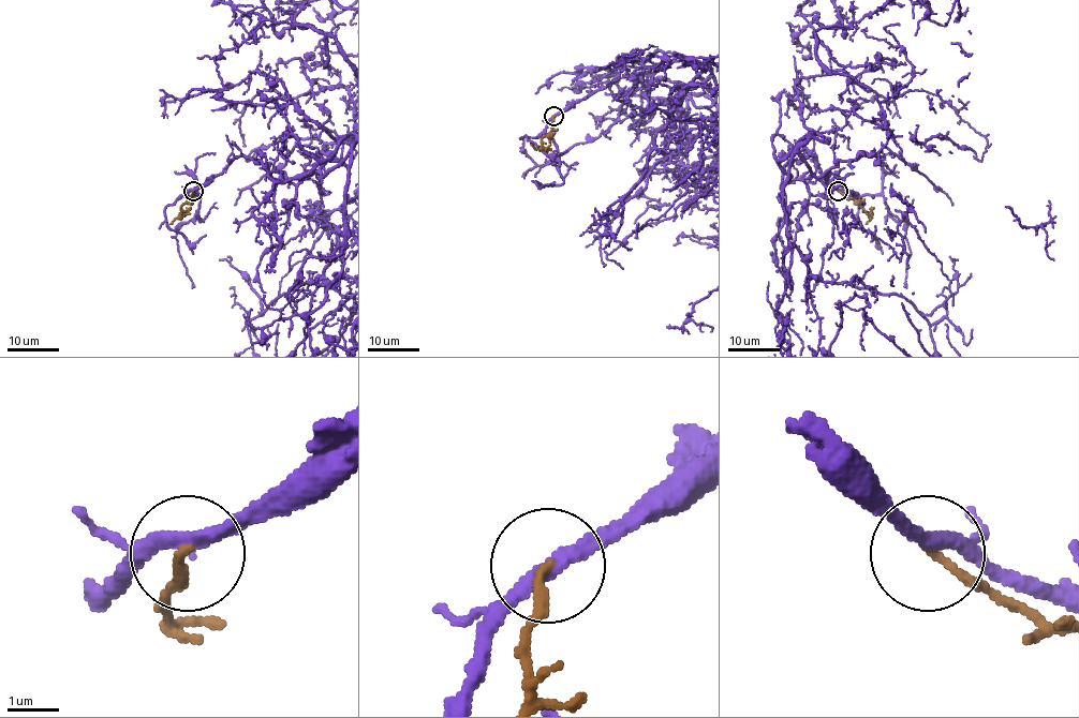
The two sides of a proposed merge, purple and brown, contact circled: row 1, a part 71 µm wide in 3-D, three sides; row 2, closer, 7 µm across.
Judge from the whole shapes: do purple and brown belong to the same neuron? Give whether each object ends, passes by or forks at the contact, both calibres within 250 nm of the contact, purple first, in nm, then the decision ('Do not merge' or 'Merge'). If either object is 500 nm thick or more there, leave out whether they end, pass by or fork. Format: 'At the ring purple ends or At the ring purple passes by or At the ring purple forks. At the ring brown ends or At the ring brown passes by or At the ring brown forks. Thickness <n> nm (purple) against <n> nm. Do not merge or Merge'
At the ring purple passes by. At the ring brown ends. Thickness 280 nm (purple) against 160 nm. Do not merge

